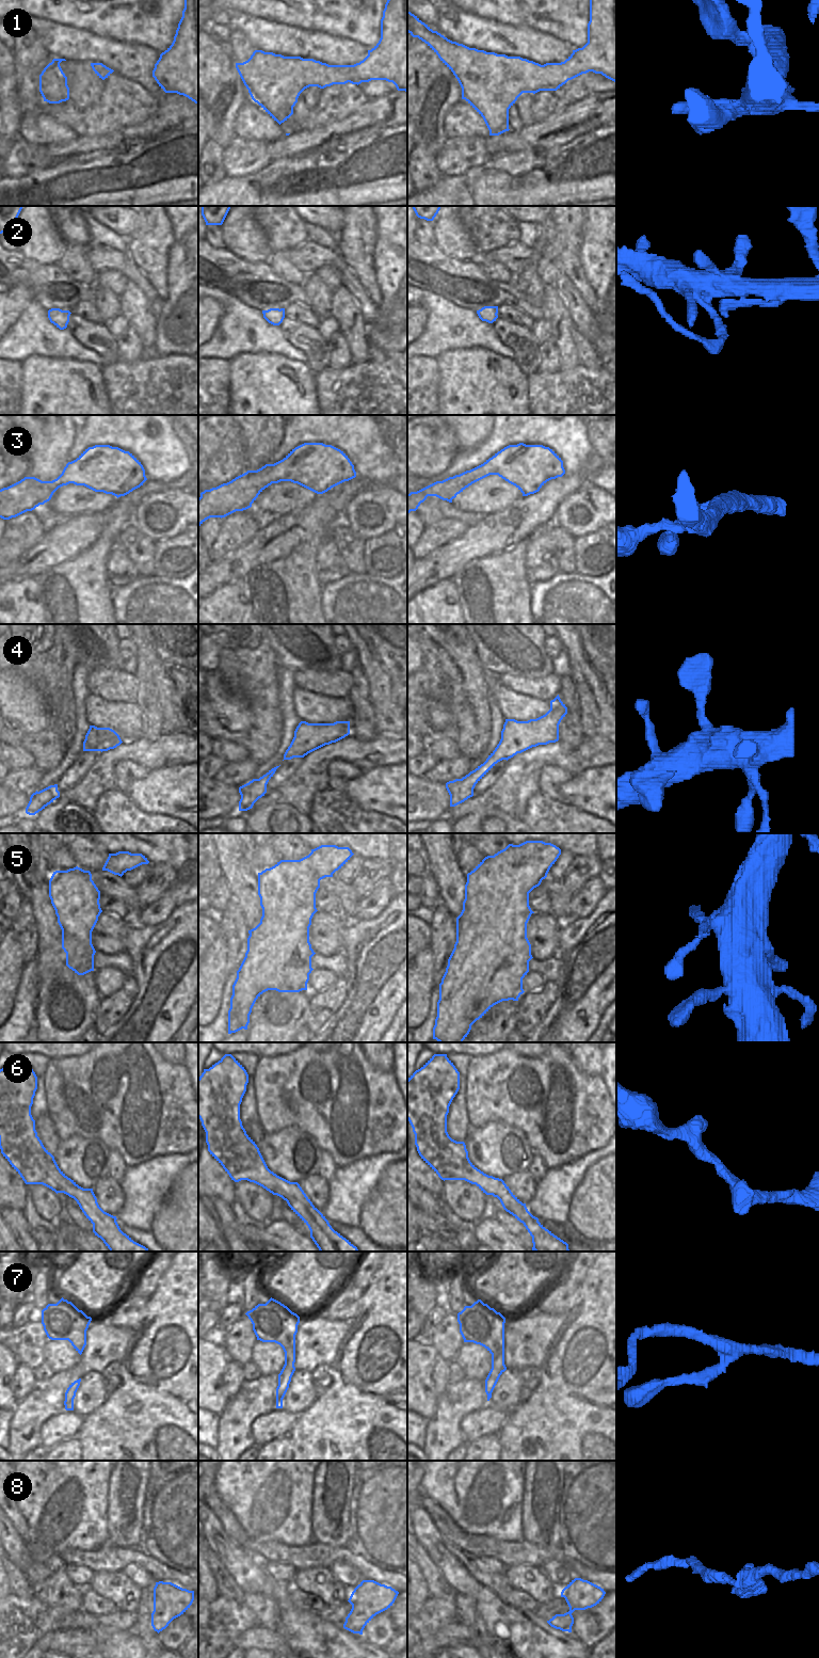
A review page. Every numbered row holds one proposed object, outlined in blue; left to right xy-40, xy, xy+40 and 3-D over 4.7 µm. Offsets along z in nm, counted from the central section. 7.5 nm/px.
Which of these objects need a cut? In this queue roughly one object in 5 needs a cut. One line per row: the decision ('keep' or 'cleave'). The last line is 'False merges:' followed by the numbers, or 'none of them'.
1: cleave
2: cleave
3: keep
4: keep
5: keep
6: keep
7: keep
8: keep
False merges: 1, 2

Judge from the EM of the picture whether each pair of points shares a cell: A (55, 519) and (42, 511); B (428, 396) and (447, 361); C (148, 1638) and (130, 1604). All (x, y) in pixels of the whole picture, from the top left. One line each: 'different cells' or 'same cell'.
A: same cell
B: different cells
C: different cells

